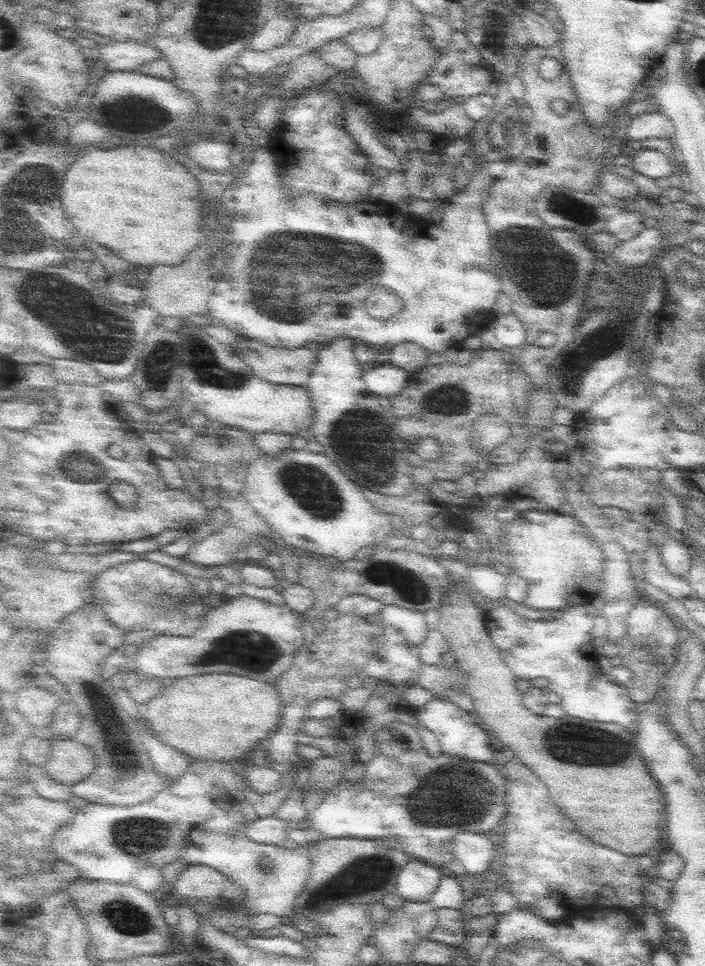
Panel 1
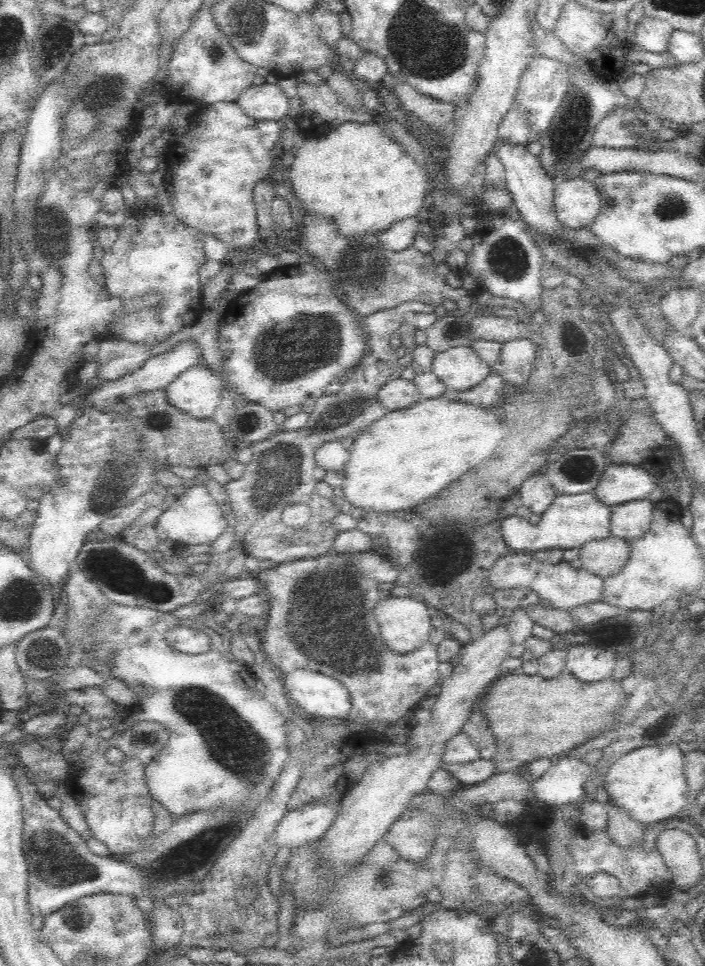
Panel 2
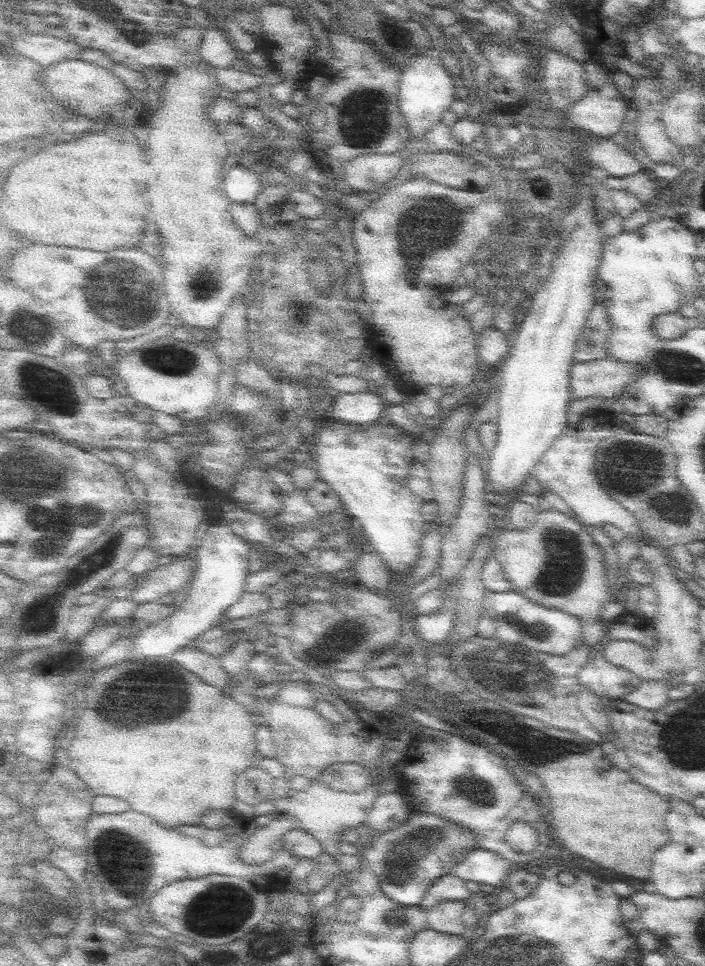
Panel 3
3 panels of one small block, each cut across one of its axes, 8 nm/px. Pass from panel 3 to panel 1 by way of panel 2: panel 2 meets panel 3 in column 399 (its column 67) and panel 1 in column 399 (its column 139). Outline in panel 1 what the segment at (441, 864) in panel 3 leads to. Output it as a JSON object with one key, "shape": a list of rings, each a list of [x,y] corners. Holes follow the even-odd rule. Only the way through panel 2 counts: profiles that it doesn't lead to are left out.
{"shape":[[[408,862],[398,873],[396,891],[406,901],[428,901],[436,892],[442,876],[440,870],[431,864],[422,862]]]}

